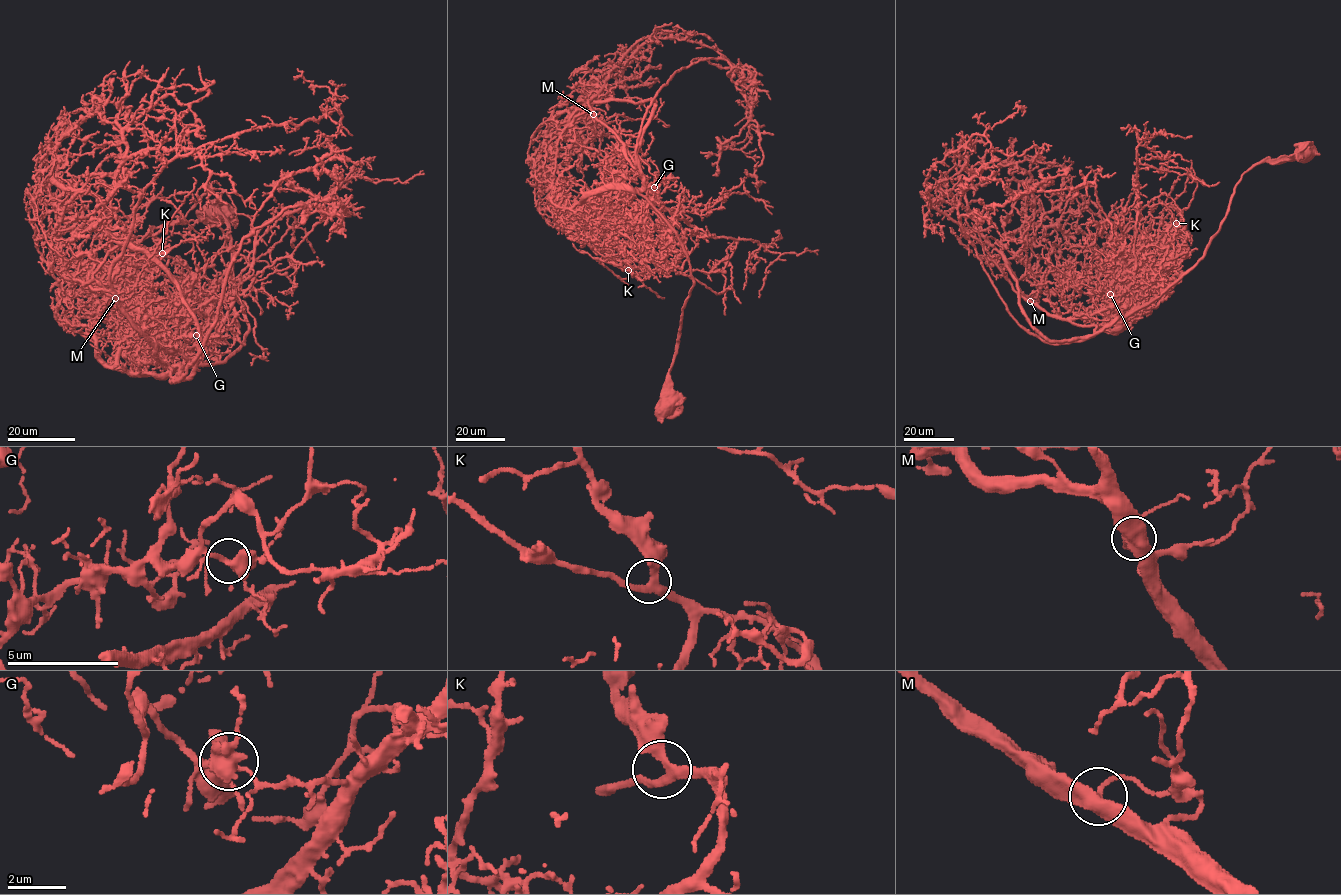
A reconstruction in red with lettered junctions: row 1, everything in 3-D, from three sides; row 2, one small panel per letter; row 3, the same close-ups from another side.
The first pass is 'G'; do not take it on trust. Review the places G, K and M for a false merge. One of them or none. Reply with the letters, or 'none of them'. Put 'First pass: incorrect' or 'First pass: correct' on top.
First pass: correct
G

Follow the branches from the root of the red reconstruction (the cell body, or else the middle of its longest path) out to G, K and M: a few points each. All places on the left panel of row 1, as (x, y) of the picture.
G: (210, 213), (222, 214), (228, 225), (234, 293), (248, 332), (223, 361), (183, 366), (202, 341), (196, 335)
K: (210, 213), (242, 343), (129, 374), (99, 355), (97, 310), (122, 261), (162, 253)
M: (210, 213), (231, 237), (248, 325), (239, 347), (183, 366), (191, 350), (154, 344), (116, 298)

